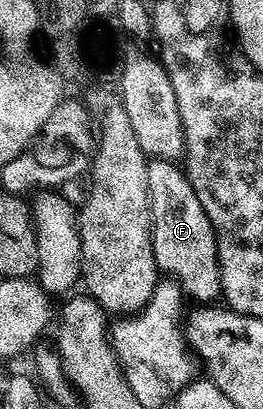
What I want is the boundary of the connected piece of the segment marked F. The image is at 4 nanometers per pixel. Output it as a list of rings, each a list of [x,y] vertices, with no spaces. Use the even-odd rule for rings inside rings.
[[[151,159],[147,165],[147,176],[151,198],[151,244],[156,267],[164,276],[178,283],[190,298],[192,295],[199,299],[195,301],[218,300],[223,289],[219,245],[213,225],[205,209],[201,209],[201,201],[197,201],[193,185],[187,180],[186,170],[170,160]]]

